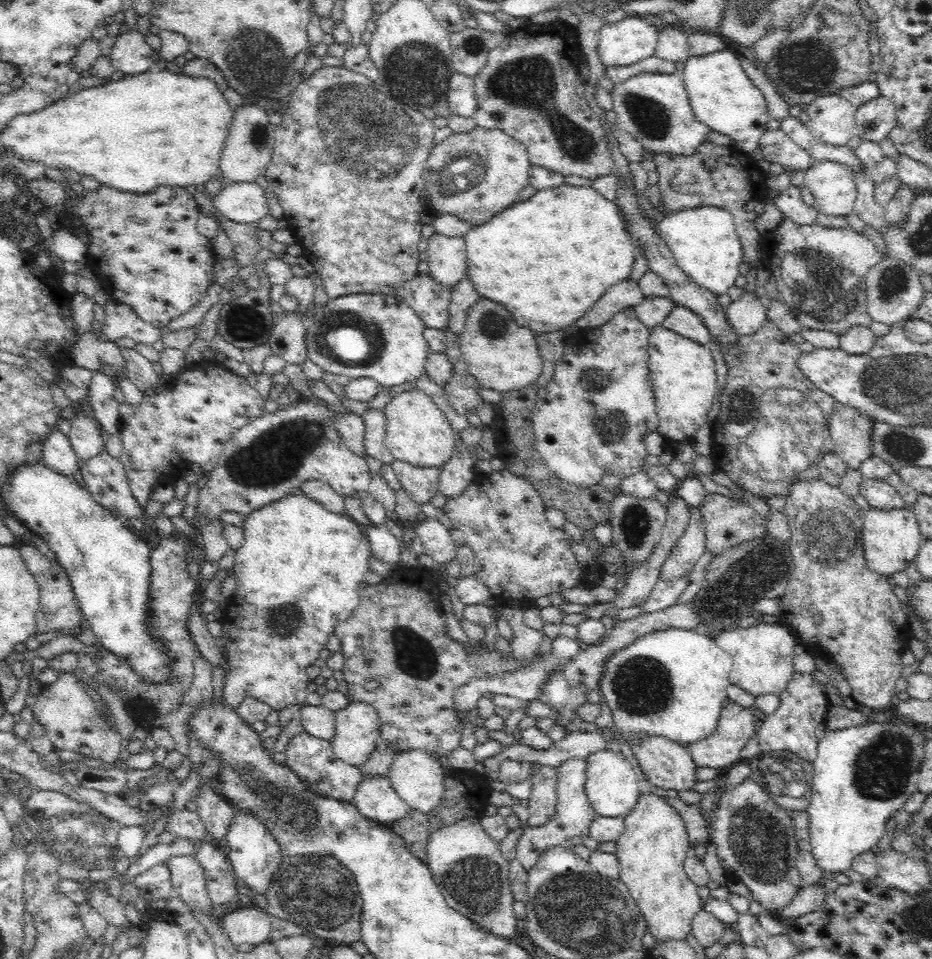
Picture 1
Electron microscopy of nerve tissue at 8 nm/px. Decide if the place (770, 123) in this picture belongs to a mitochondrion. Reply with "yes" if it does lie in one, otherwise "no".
no

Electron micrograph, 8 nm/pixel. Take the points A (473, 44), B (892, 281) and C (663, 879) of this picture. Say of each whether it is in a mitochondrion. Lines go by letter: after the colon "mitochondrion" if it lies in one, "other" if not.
A: mitochondrion
B: mitochondrion
C: other

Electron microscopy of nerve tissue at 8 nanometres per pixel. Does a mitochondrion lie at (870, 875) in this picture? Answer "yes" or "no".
no

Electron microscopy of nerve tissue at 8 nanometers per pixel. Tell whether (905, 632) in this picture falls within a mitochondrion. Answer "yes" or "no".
no

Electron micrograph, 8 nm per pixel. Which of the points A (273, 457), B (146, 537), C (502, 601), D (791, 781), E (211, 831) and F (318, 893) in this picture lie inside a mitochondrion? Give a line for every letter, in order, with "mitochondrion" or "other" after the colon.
A: mitochondrion
B: other
C: other
D: mitochondrion
E: other
F: mitochondrion

